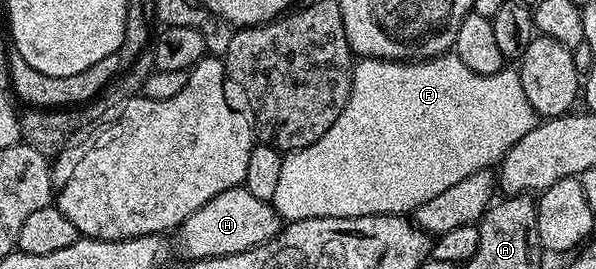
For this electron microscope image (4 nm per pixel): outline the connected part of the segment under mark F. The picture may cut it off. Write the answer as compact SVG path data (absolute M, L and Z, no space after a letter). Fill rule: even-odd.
M447 52L440 58L428 58L425 60L411 60L399 62L397 60L383 60L380 58L362 58L355 65L352 88L348 96L348 104L344 104L344 112L336 116L336 124L316 140L316 144L308 144L303 150L289 151L283 157L280 168L280 181L276 187L276 196L272 203L274 211L287 223L300 220L312 220L313 218L355 218L356 216L372 216L373 214L400 214L409 215L424 200L432 200L432 196L440 196L452 184L460 184L468 176L472 176L478 170L485 170L501 162L502 158L540 121L535 114L532 104L528 102L528 96L524 96L524 84L520 84L520 76L517 69L504 68L492 76L484 76L480 72L472 72L467 68L464 60L460 60L453 52Z

